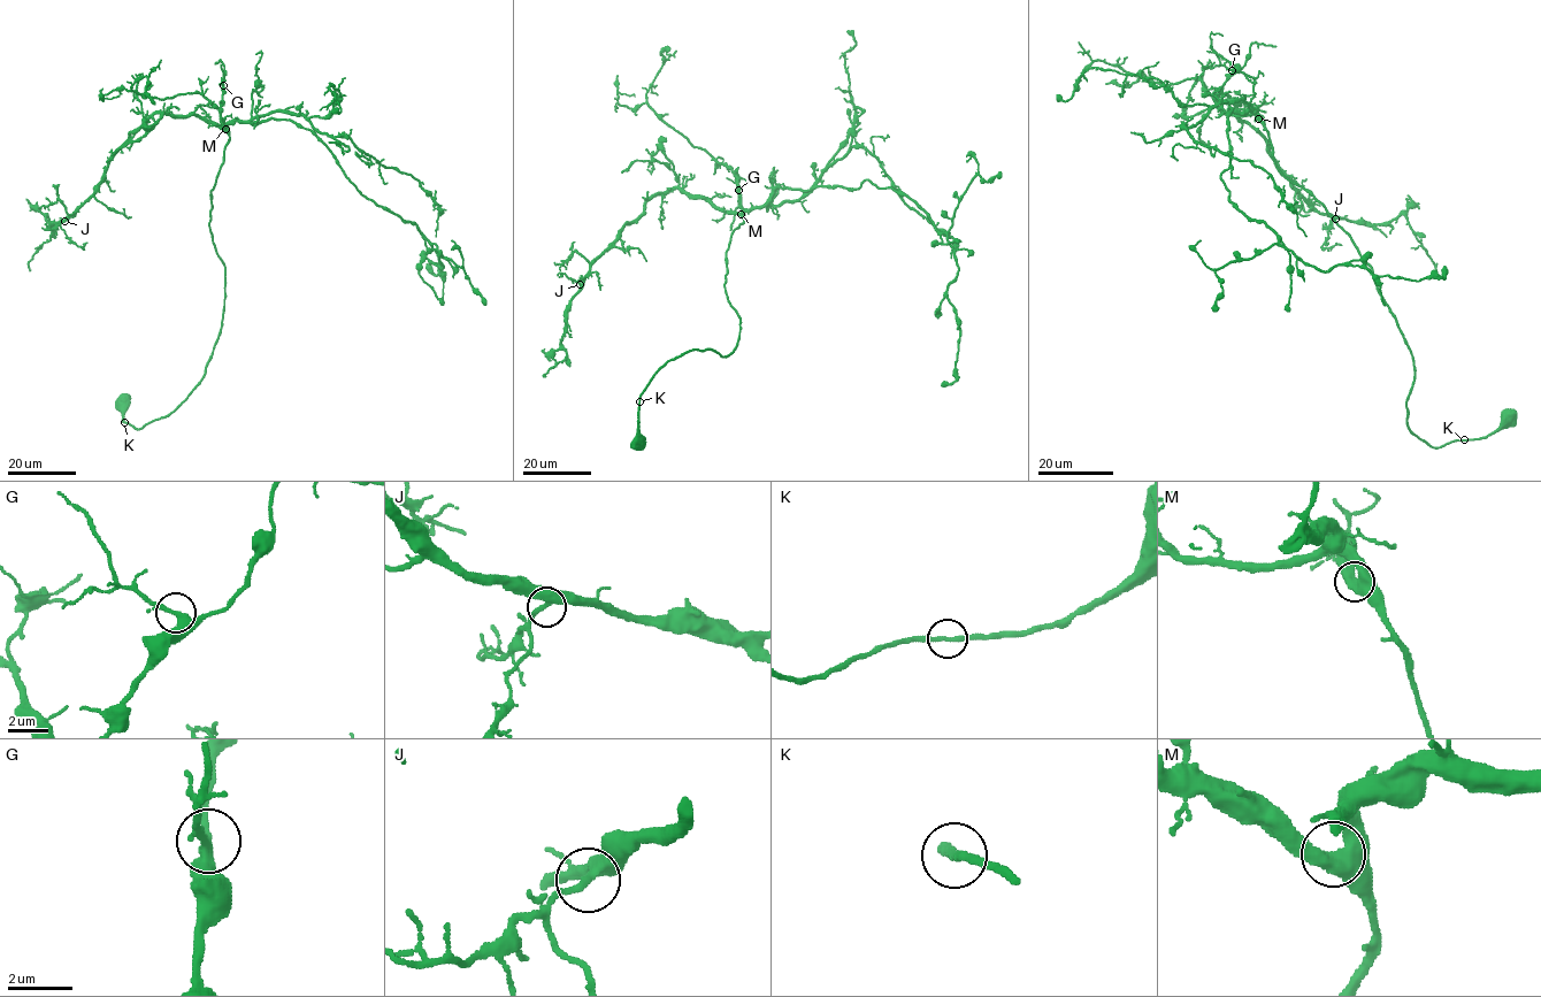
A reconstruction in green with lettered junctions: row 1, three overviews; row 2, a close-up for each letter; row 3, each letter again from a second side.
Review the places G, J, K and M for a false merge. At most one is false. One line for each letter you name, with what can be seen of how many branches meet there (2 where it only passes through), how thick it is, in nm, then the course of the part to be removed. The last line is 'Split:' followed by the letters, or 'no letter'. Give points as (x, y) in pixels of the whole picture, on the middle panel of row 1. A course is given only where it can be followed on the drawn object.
Split: no letter

